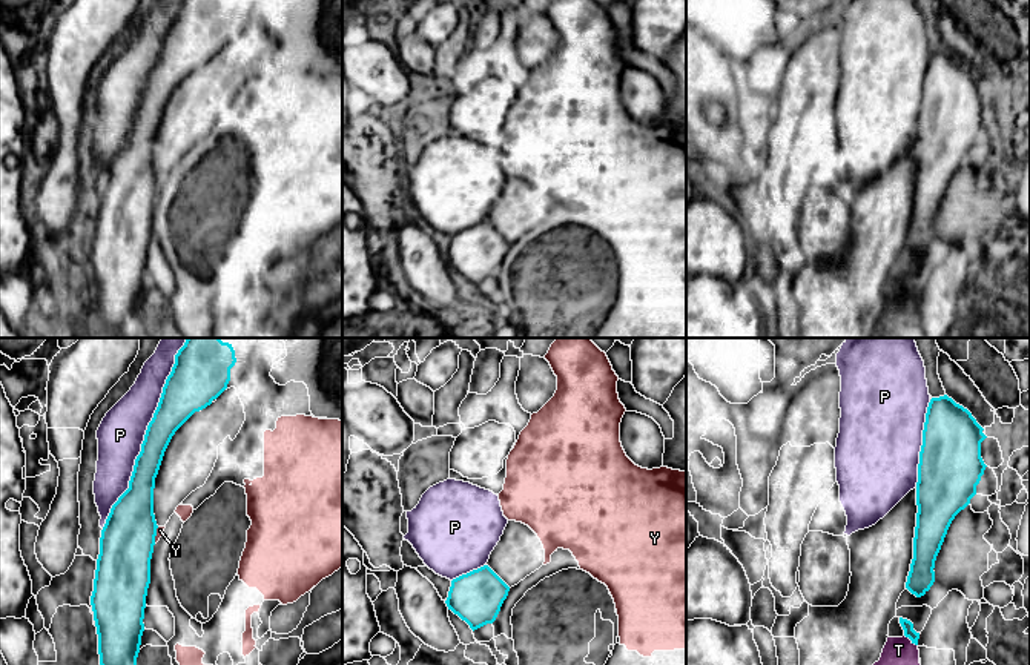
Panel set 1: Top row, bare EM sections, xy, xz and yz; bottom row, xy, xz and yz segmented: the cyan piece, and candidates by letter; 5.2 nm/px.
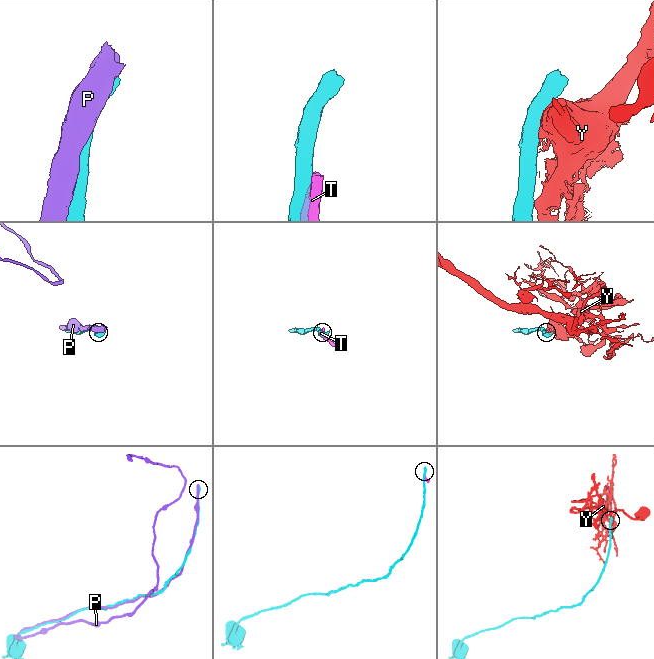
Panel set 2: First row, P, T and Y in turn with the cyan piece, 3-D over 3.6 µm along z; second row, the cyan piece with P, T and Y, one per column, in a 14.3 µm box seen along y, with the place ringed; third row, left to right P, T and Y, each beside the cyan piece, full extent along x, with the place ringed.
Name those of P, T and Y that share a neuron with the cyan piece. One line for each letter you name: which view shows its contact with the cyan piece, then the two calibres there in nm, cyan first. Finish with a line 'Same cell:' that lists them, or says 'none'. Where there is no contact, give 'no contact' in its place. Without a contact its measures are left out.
P: meets cyan in xy; 200 nm thick on the cyan side, 240 nm on the other
Same cell: P

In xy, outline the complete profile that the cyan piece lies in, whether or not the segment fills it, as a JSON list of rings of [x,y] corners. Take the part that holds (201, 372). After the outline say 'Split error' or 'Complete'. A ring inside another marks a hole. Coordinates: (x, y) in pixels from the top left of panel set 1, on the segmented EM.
[[[187,338],[175,355],[129,488],[112,505],[101,530],[91,596],[100,665],[137,665],[158,528],[155,478],[175,432],[227,389],[235,362],[232,344],[220,338]]]. Complete

